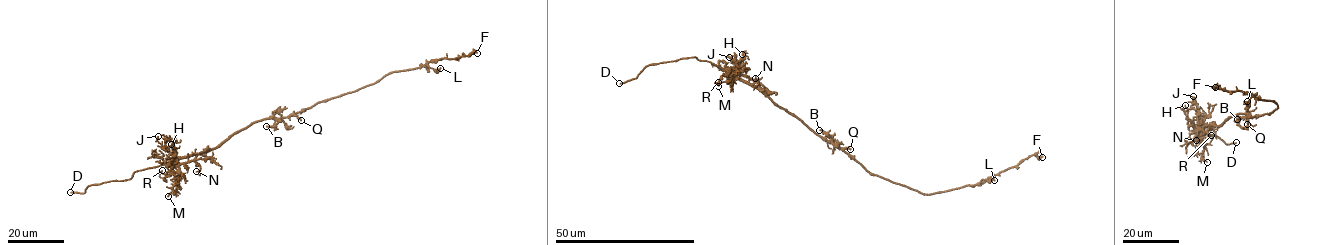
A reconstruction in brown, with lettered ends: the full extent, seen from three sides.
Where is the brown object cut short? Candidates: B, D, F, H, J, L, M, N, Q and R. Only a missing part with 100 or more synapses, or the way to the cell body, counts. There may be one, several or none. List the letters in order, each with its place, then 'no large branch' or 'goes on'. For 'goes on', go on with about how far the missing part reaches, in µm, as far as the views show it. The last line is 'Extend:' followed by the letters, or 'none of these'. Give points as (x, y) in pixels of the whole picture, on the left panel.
B: place (266, 126); no large branch
D: place (70, 192); goes on; missing 25 µm
F: place (477, 53); no large branch
H: place (171, 144); no large branch
J: place (158, 136); no large branch
L: place (440, 68); no large branch
M: place (168, 196); no large branch
N: place (196, 171); no large branch
Q: place (301, 120); no large branch
R: place (162, 170); no large branch
Extend: D

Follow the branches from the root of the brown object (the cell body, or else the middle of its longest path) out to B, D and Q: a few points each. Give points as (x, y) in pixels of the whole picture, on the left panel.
B: (275, 117), (280, 119), (275, 124), (266, 126)
D: (275, 117), (254, 121), (204, 152), (136, 171), (129, 179), (90, 185), (82, 193), (70, 192)
Q: (275, 117), (296, 115), (301, 120)

